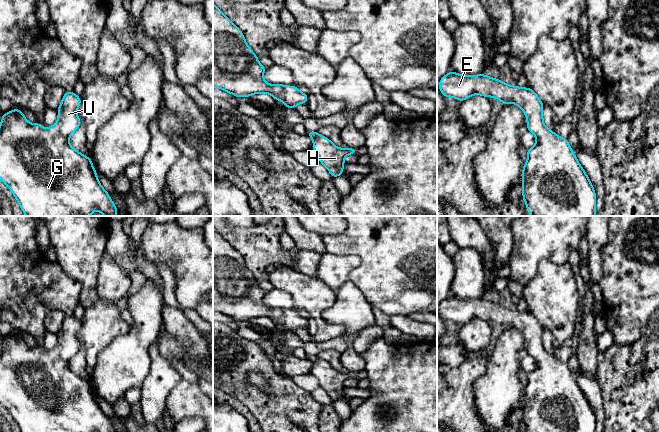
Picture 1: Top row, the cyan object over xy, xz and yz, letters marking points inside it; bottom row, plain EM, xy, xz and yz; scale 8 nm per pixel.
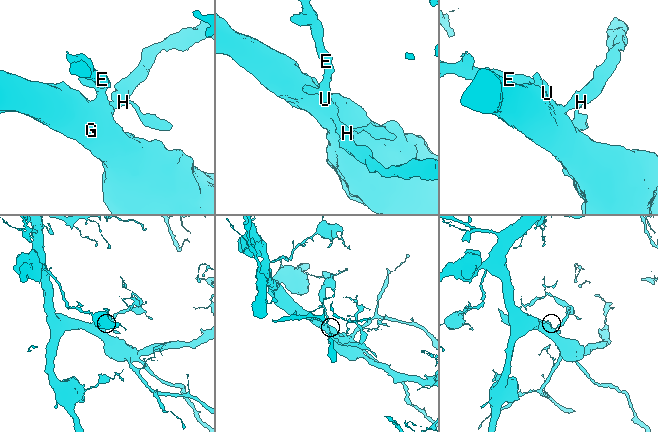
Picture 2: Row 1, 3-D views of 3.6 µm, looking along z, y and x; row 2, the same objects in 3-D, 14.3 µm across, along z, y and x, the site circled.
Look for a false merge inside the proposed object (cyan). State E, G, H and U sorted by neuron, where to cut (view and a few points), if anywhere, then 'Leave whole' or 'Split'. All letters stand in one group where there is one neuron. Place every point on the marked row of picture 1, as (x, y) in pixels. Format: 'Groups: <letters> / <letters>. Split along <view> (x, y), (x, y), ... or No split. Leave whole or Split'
Groups: E G H U. No split. Leave whole

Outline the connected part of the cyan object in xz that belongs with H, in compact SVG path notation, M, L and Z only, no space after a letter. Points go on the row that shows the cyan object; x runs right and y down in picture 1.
M307 131L306 133L313 139L313 149L319 161L331 173L333 178L342 175L344 168L344 157L349 154L357 154L356 148L338 148L330 139L321 136L317 131Z

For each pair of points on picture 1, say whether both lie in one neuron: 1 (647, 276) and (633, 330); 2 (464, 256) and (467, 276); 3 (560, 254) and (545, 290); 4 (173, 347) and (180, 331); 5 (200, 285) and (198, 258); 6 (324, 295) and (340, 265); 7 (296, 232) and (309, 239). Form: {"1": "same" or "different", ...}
{"1": "same", "2": "same", "3": "different", "4": "different", "5": "same", "6": "different", "7": "same"}

